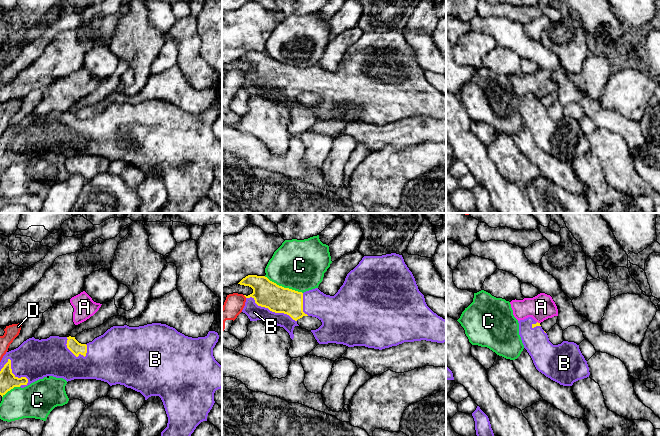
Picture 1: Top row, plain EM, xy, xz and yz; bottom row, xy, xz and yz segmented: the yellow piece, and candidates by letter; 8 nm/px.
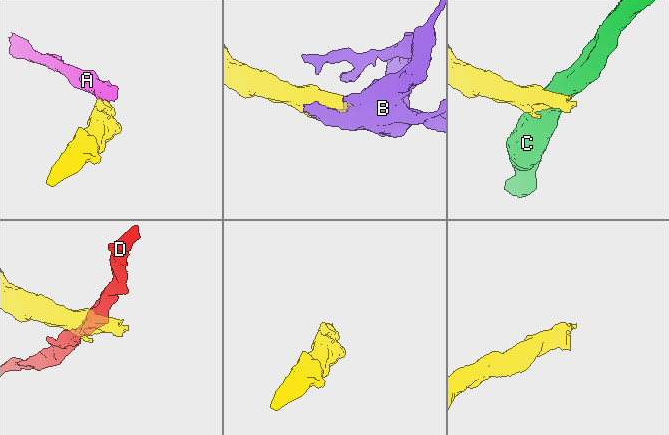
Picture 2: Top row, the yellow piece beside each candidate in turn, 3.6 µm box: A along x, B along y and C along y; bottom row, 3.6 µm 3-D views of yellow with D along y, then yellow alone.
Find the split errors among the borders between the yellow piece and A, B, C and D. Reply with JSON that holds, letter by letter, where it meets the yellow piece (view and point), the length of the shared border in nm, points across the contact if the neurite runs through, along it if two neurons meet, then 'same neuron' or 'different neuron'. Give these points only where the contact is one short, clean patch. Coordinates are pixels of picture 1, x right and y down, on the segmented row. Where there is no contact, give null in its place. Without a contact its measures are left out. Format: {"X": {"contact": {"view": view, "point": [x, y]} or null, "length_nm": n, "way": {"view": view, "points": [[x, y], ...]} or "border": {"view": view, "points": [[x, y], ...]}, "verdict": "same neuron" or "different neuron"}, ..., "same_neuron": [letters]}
{"A": {"contact": {"view": "yz", "point": [537, 322]}, "length_nm": 30, "border": {"view": "yz", "points": [[537, 321], [539, 323]]}, "verdict": "different neuron"}, "B": {"contact": {"view": "xy", "point": [16, 377]}, "length_nm": 260, "verdict": "same neuron"}, "C": {"contact": {"view": "xz", "point": [283, 287]}, "length_nm": 340, "verdict": "different neuron"}, "D": {"contact": {"view": "xz", "point": [245, 296]}, "length_nm": 40, "verdict": "different neuron"}, "same_neuron": ["B"]}

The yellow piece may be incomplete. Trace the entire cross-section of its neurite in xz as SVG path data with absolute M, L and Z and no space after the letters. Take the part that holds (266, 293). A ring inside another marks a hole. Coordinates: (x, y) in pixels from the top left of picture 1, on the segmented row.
M391 253L382 256L364 256L359 264L351 270L334 296L326 295L318 288L298 292L284 288L270 281L265 276L248 275L238 284L249 286L253 293L246 296L245 306L242 310L250 321L265 320L269 323L283 327L293 340L293 330L297 320L303 316L318 318L322 325L311 330L319 344L336 343L348 347L365 346L374 349L385 349L397 346L404 342L431 341L446 342L446 320L434 313L426 304L424 295L419 291L415 278L404 262L402 255Z

